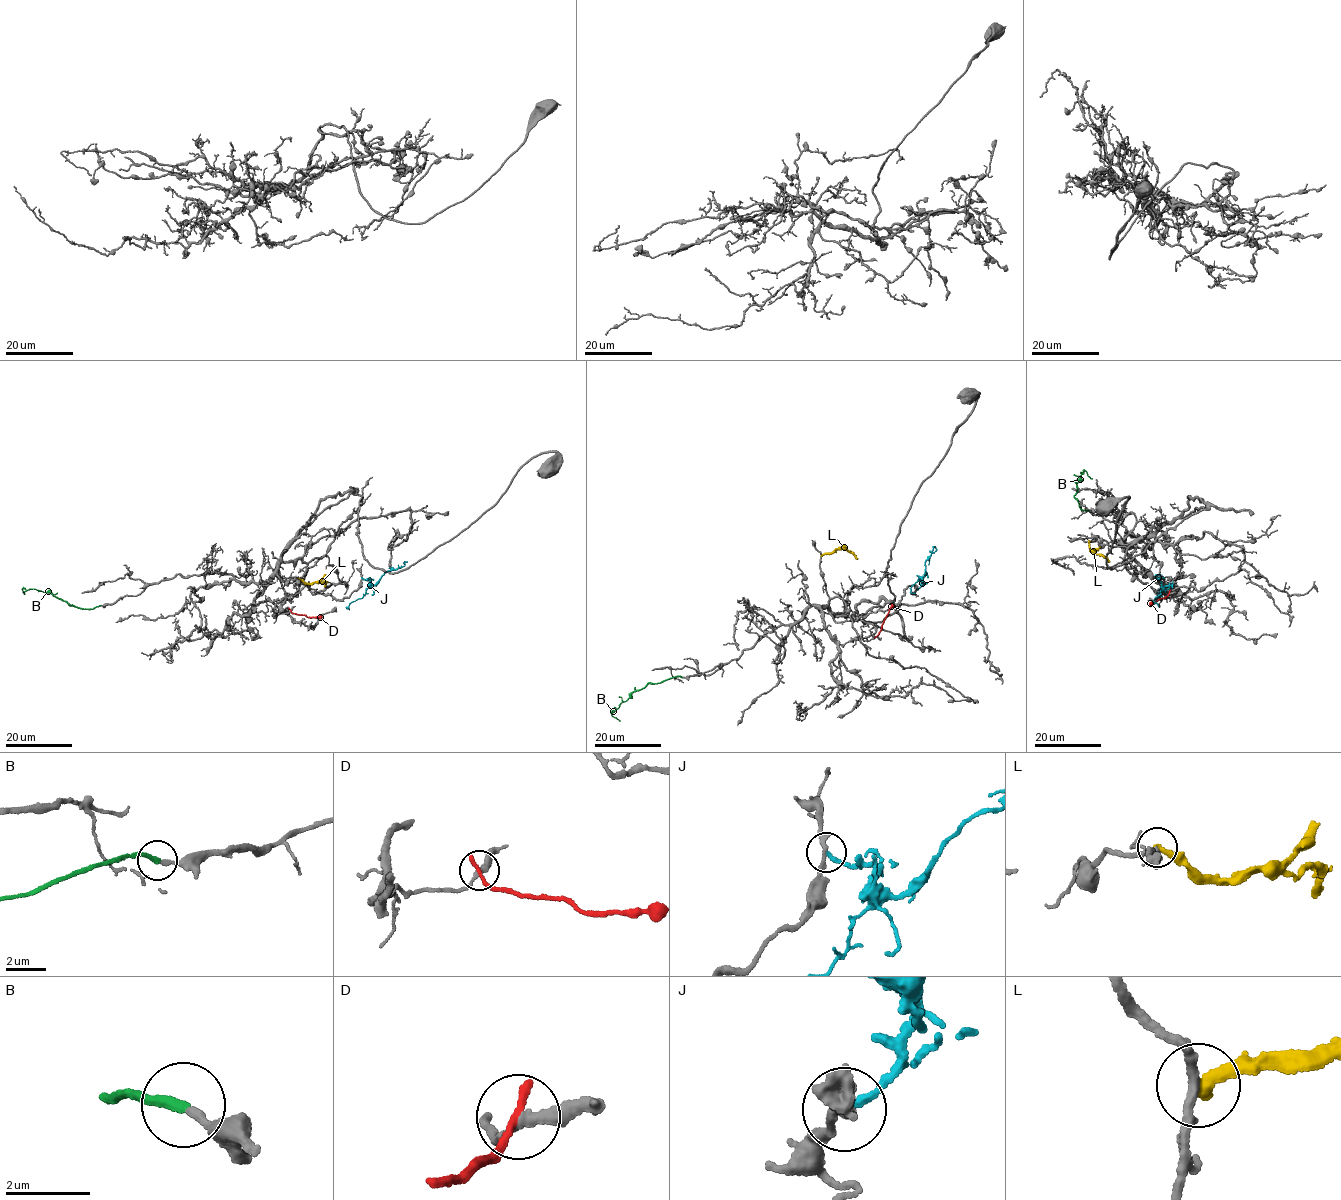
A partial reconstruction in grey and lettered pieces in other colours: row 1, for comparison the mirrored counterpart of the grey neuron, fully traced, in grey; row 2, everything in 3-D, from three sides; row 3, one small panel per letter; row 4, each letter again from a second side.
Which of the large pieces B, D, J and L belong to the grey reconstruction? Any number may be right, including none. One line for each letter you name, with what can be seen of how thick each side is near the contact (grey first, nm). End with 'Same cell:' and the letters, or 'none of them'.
B: 200/240 nm
Same cell: B

